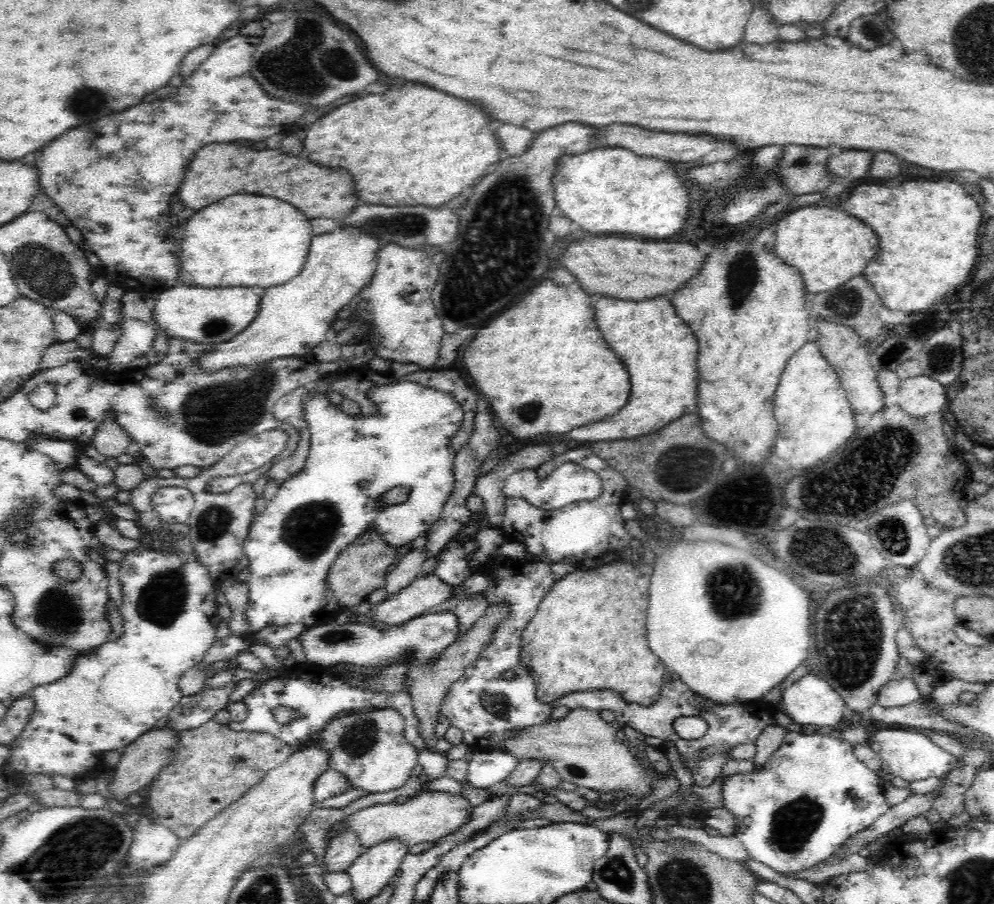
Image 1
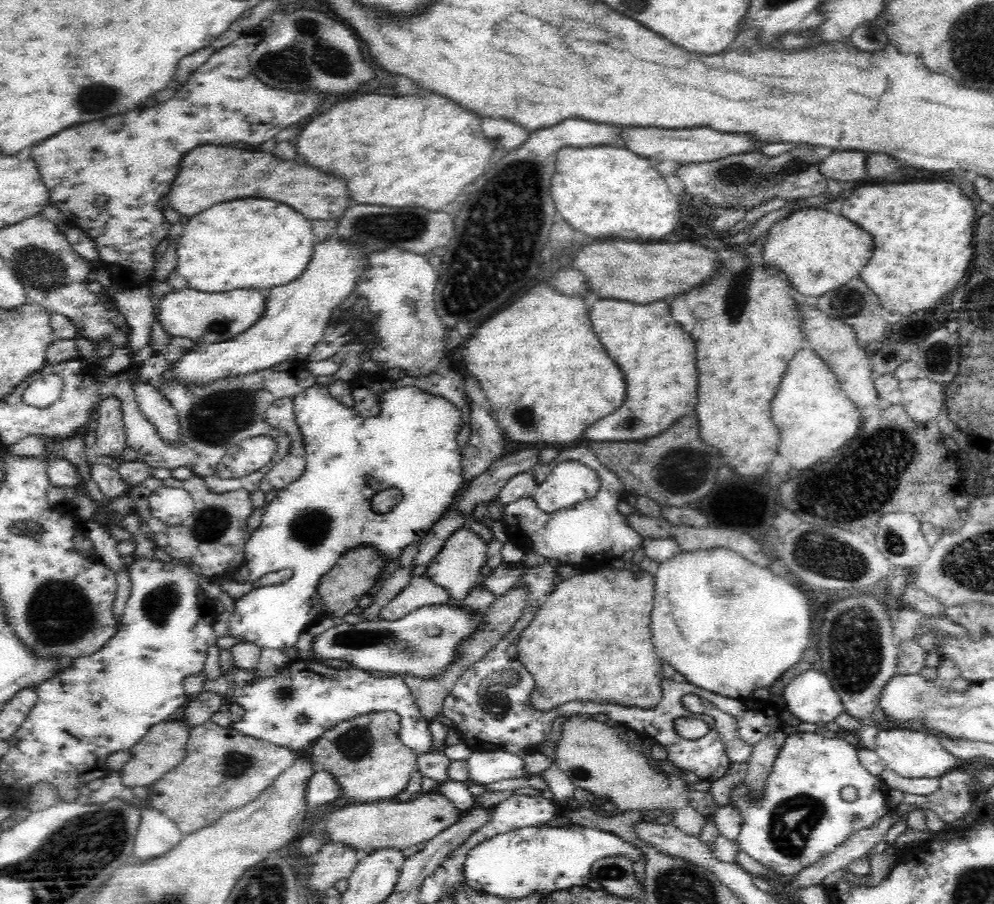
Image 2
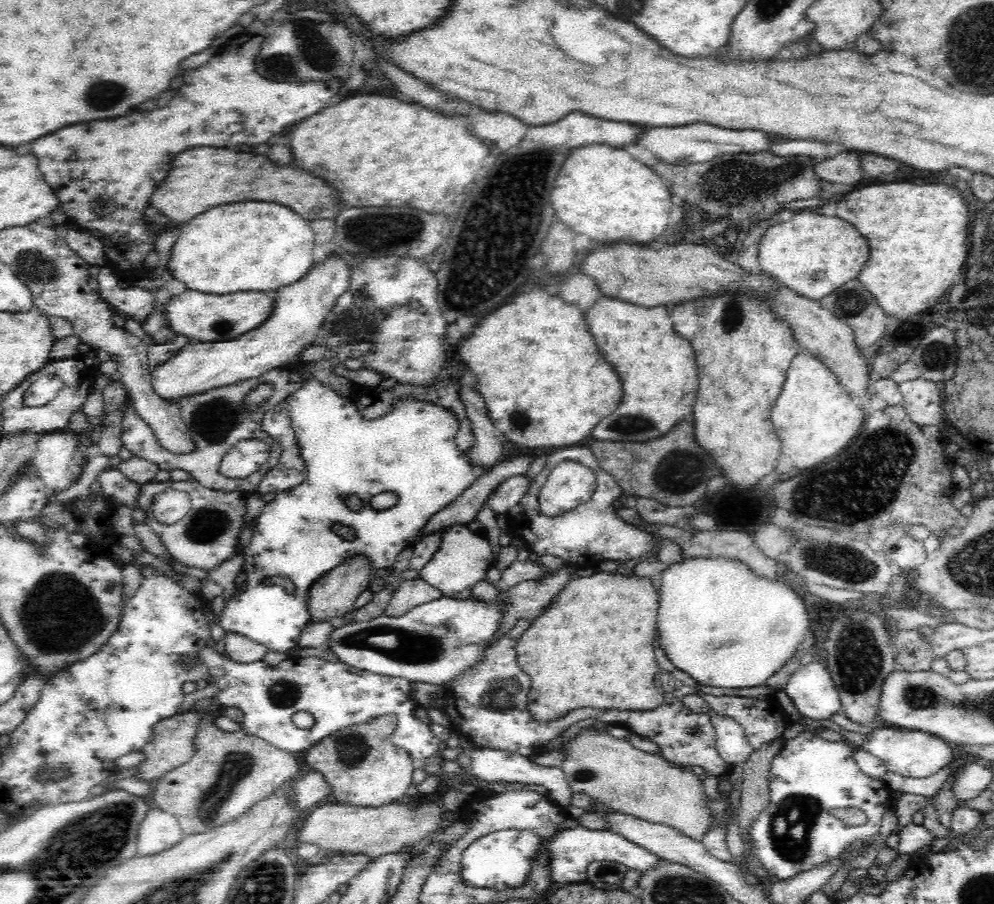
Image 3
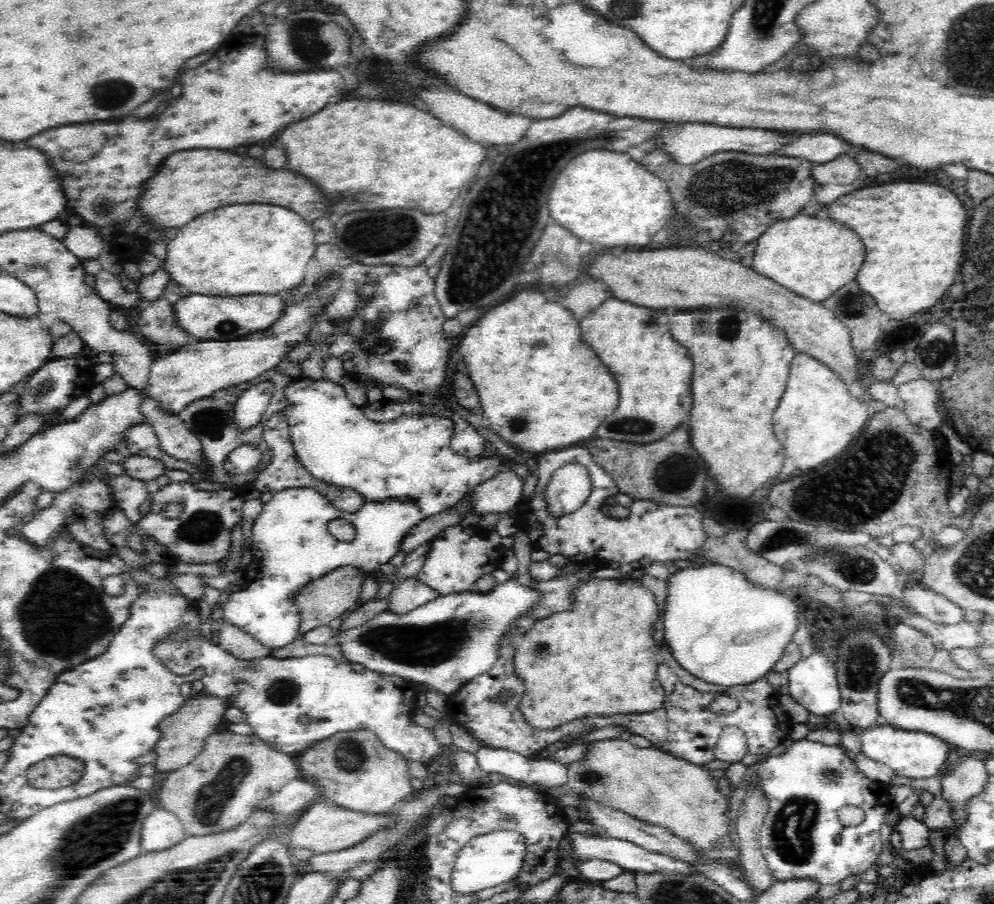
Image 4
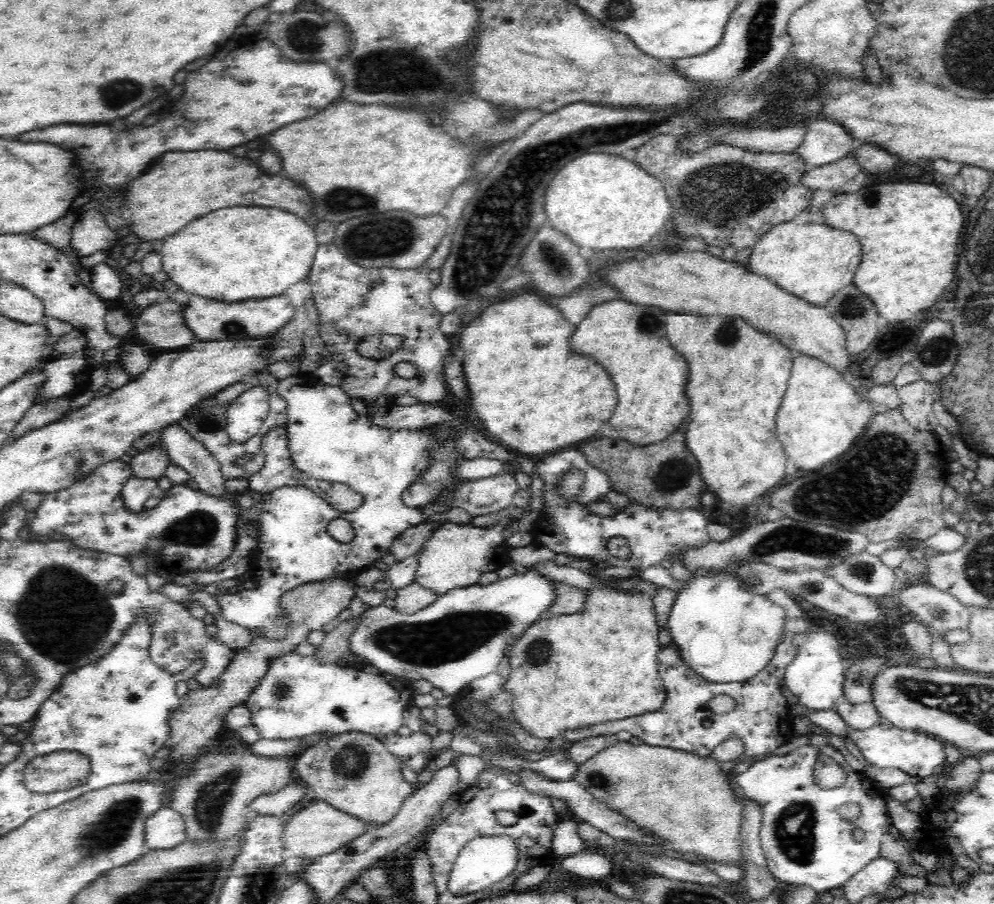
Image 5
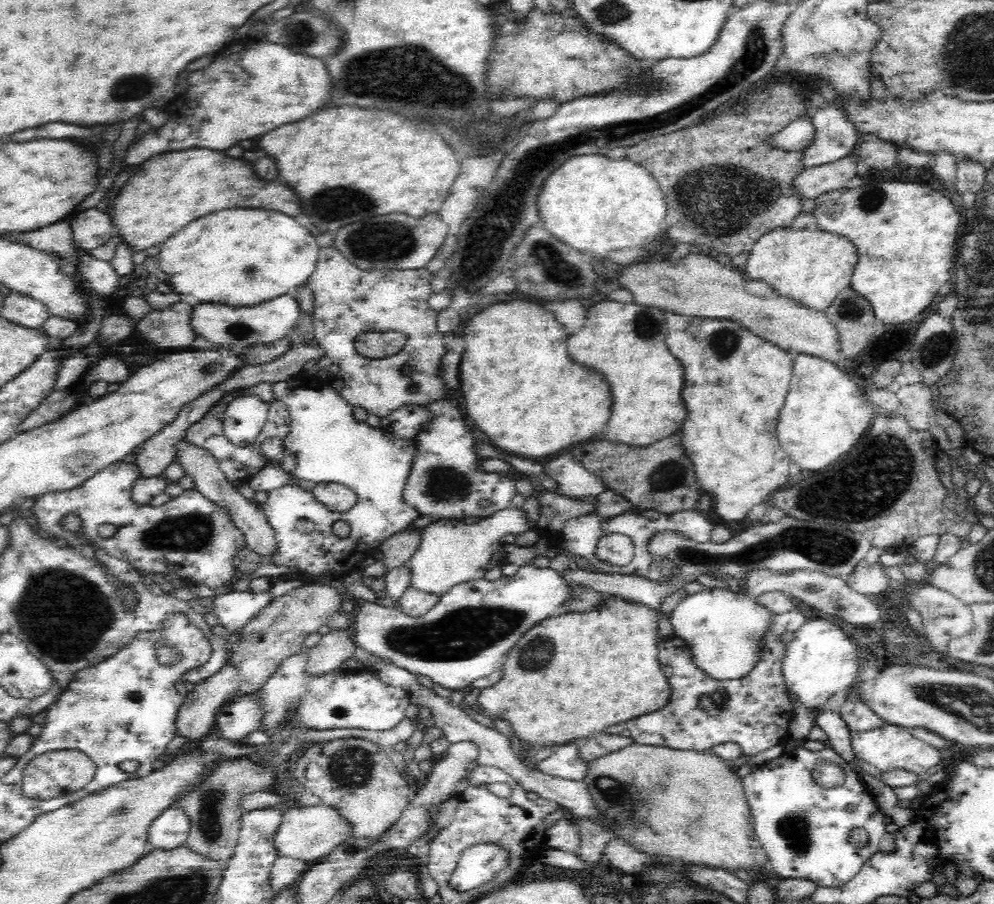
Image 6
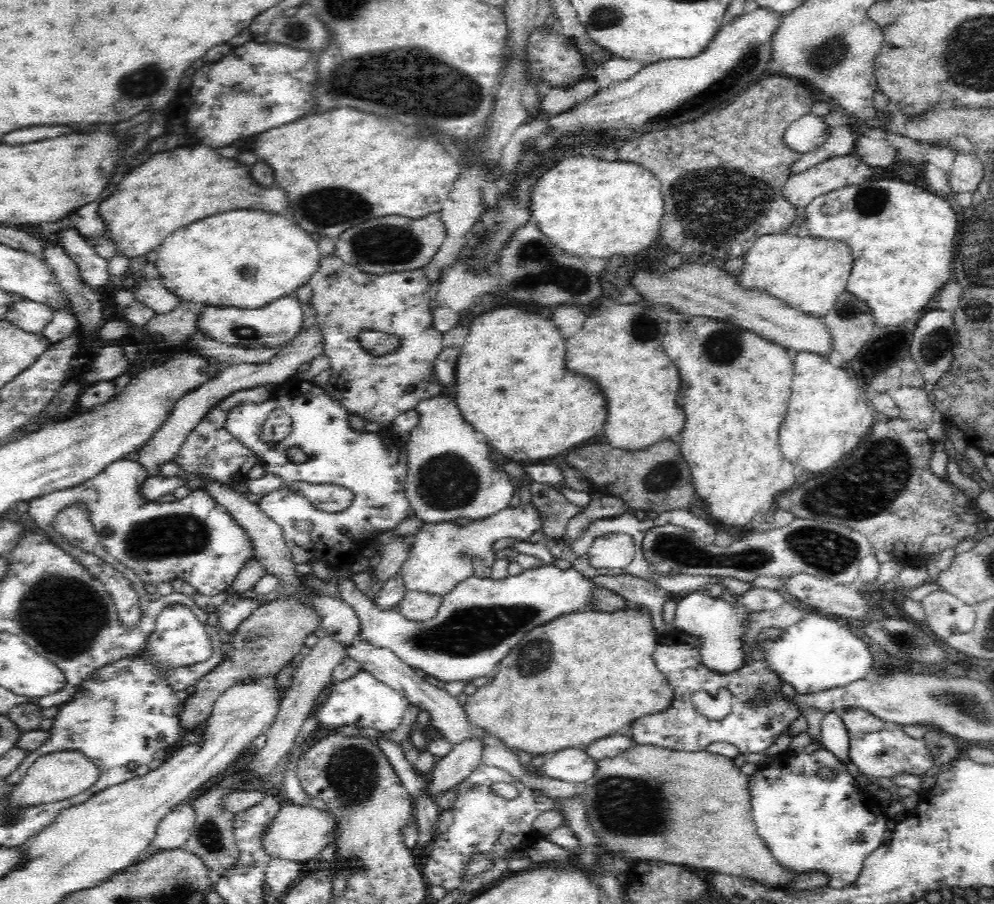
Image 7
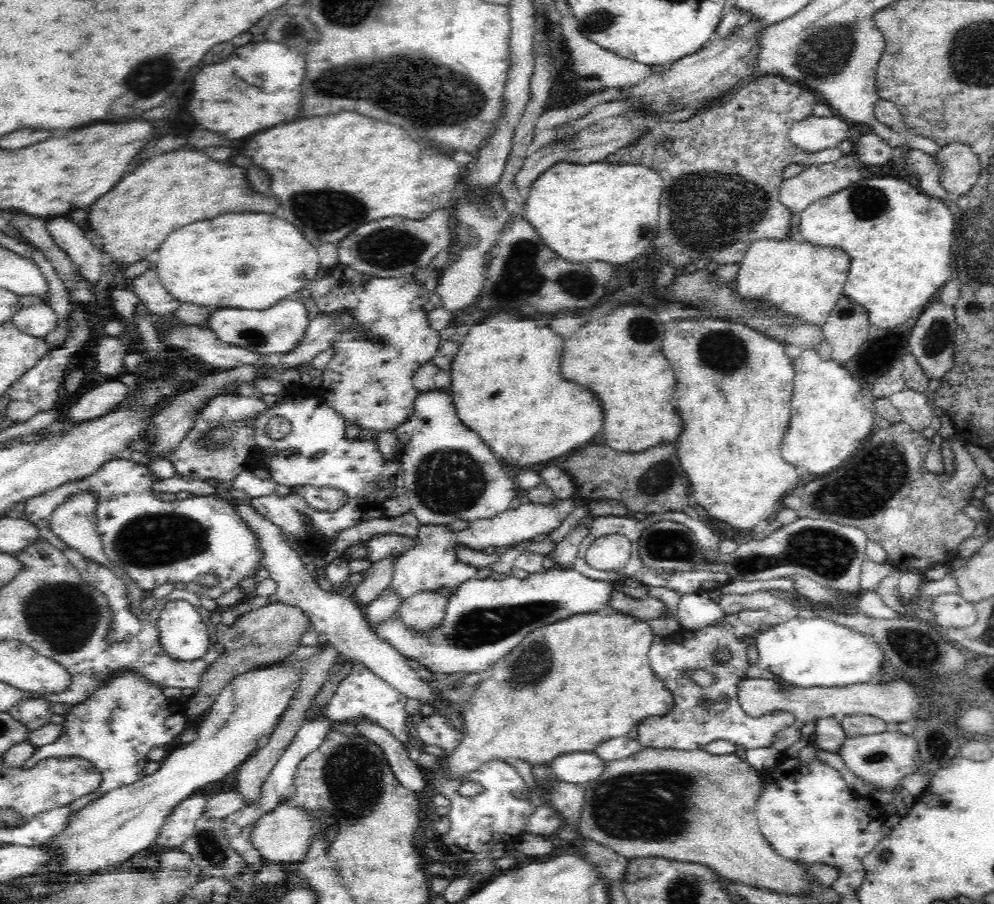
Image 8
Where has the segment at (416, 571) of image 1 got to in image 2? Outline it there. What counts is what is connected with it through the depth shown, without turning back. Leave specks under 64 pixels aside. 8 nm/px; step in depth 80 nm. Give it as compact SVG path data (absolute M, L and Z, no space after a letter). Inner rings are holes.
M412 561L408 566L399 567L388 578L382 580L381 590L375 594L374 602L368 608L359 611L364 621L372 621L374 617L378 617L384 605L412 582L412 578L415 577L414 568L416 568L416 561Z

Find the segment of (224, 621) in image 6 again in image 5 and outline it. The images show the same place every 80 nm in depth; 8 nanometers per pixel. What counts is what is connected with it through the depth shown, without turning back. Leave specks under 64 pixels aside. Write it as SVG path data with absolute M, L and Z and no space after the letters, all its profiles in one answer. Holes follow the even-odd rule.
M288 377L279 380L276 393L287 403L289 422L286 426L288 448L292 465L296 469L306 473L310 478L318 480L334 480L352 487L362 495L363 503L352 512L340 512L324 501L324 497L318 496L312 489L306 487L282 487L276 488L270 493L270 498L264 501L264 508L257 520L260 526L260 542L255 551L255 557L250 559L250 567L255 571L257 585L253 589L244 589L239 594L224 593L216 596L222 616L227 622L239 624L250 631L262 631L264 636L270 639L282 639L288 636L288 621L281 612L281 598L283 594L300 585L331 579L336 576L354 575L359 570L371 566L376 560L380 560L384 554L390 552L390 544L396 536L402 534L407 528L424 523L434 512L447 510L446 499L451 499L444 492L440 496L441 501L436 504L428 504L428 507L410 508L402 498L404 490L420 476L424 468L429 466L428 456L432 455L436 447L436 439L432 437L430 428L426 427L418 431L402 432L386 430L368 420L366 415L358 415L352 407L351 398L344 393L342 387L322 386L316 379ZM343 518L349 520L354 529L354 538L350 542L338 542L327 528L331 520Z

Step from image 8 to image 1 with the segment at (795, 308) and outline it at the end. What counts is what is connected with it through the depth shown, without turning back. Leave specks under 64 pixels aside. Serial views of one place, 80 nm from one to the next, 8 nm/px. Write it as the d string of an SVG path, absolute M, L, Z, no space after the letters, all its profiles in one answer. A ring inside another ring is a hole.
M808 205L791 210L776 223L776 252L787 264L800 269L806 289L819 293L839 287L852 277L863 275L870 260L880 250L880 238L846 209Z

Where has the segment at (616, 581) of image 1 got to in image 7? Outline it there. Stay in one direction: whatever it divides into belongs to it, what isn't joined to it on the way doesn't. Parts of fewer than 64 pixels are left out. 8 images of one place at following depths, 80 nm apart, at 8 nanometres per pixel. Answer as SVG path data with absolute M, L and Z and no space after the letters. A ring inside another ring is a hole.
M590 609L560 616L560 618L552 620L552 622L548 622L548 624L528 632L524 639L510 651L510 654L501 660L496 674L492 674L494 678L490 682L486 682L484 686L478 687L474 694L469 695L467 702L463 704L468 723L474 725L474 727L480 727L485 736L491 736L491 738L503 742L508 751L516 754L522 751L532 757L545 756L548 758L555 752L564 749L583 748L586 750L590 744L594 744L594 742L598 742L602 738L616 736L624 726L631 726L632 720L638 720L640 716L646 716L646 714L664 712L673 703L672 687L668 679L657 668L654 659L652 659L652 652L656 648L655 641L657 639L658 633L653 628L651 614L637 612L636 609L620 609L614 612Z

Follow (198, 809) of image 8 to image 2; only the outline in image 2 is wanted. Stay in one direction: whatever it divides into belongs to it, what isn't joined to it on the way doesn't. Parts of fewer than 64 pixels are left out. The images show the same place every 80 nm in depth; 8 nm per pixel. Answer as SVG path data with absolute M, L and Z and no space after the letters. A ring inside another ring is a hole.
M139 808L140 822L133 844L132 861L146 862L172 850L182 839L176 823L165 814L150 808Z

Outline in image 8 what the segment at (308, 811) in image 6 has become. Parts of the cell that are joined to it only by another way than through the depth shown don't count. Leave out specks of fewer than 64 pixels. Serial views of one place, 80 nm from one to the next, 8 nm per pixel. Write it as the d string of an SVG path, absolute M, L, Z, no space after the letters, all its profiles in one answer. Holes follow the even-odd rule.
M280 804L272 812L267 812L256 820L255 828L251 831L251 843L259 849L266 861L298 862L308 852L314 836L322 830L323 825L319 824L318 817L312 817L304 809Z

